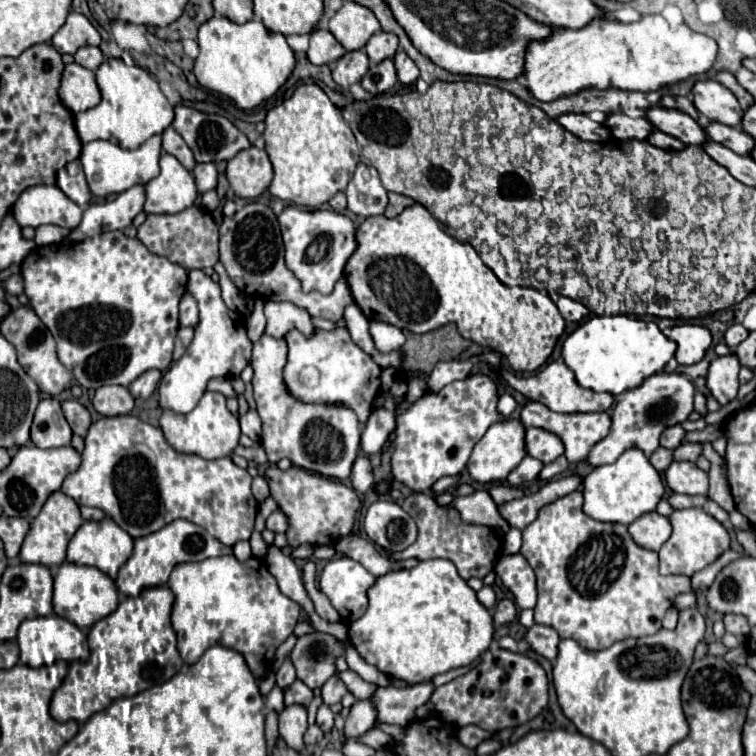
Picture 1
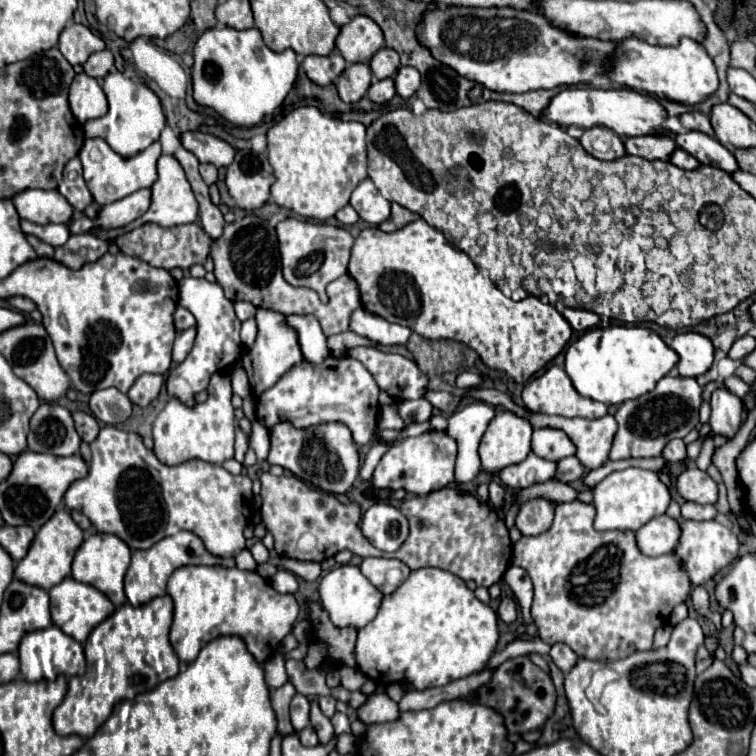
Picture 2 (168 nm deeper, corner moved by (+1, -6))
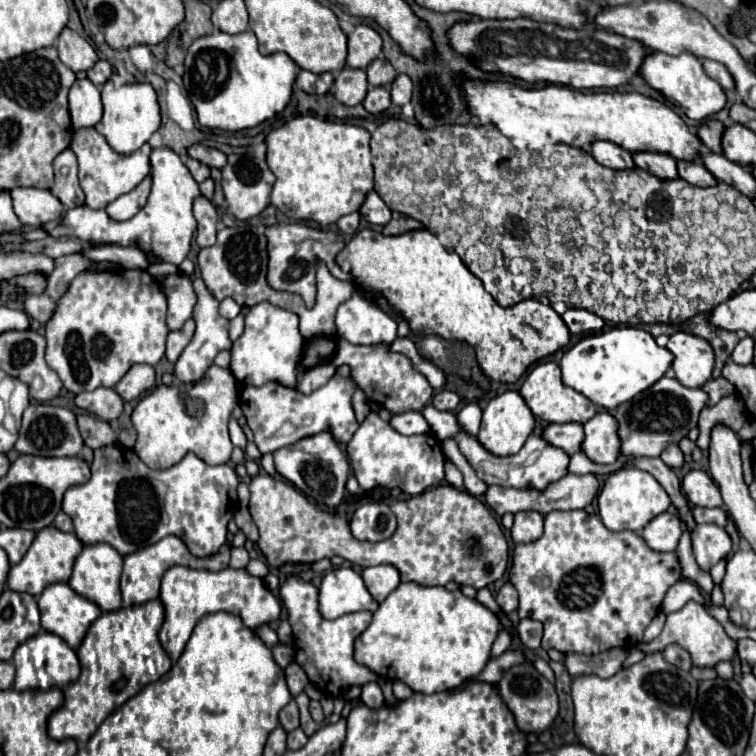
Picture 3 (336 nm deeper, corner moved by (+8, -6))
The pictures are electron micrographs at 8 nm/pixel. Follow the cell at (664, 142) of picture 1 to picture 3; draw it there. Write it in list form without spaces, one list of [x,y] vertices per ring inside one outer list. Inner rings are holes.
[[[696,162],[696,164],[678,164],[678,174],[680,174],[680,178],[684,178],[690,184],[700,186],[700,188],[708,188],[708,186],[718,184],[718,180],[700,162]]]

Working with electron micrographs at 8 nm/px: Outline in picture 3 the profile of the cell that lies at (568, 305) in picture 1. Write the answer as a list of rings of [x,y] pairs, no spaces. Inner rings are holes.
[[[568,308],[562,314],[562,320],[570,328],[572,334],[590,334],[590,332],[600,332],[604,326],[604,320],[588,310],[580,308]]]

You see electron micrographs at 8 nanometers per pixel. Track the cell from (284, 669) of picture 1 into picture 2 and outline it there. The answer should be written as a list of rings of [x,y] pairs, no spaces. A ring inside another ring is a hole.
[[[285,682],[281,688],[271,690],[271,704],[273,704],[275,716],[277,716],[277,724],[279,724],[277,730],[281,736],[295,732],[289,722],[289,704],[291,704],[293,696],[295,696],[295,688],[291,682]]]

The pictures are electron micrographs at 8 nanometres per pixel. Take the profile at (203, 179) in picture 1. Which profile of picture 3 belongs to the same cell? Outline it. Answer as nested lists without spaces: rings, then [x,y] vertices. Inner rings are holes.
[[[188,158],[188,160],[186,160],[186,166],[188,166],[190,174],[194,176],[194,180],[196,180],[198,184],[204,182],[206,178],[210,178],[210,168],[208,168],[206,164],[202,164],[202,162],[198,162],[198,160],[194,160],[194,158]]]

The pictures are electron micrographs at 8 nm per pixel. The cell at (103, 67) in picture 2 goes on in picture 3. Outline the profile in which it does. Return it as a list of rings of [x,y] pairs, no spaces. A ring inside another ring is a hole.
[[[98,60],[98,62],[94,64],[94,68],[88,70],[86,74],[88,74],[88,78],[92,80],[92,84],[102,86],[104,82],[110,80],[110,76],[112,76],[112,66],[110,66],[106,60]]]

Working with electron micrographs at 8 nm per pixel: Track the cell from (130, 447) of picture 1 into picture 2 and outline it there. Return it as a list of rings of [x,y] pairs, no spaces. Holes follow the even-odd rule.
[[[103,426],[99,436],[91,442],[91,464],[89,474],[81,480],[75,480],[65,492],[65,506],[69,510],[83,512],[97,532],[109,532],[119,536],[131,550],[151,548],[165,536],[171,536],[179,530],[195,532],[207,544],[207,550],[215,556],[231,558],[245,550],[243,528],[249,524],[253,514],[253,492],[251,480],[245,474],[233,476],[217,464],[207,464],[203,460],[189,460],[179,466],[167,466],[159,462],[153,450],[145,448],[143,438],[135,432],[125,432],[117,426]]]

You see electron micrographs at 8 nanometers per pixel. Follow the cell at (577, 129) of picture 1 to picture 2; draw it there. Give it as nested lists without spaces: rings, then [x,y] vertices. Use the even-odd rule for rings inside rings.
[[[589,128],[583,130],[579,142],[591,156],[599,160],[615,160],[625,154],[625,150],[617,150],[617,152],[613,150],[615,138],[617,138],[615,132],[607,132],[607,128]]]

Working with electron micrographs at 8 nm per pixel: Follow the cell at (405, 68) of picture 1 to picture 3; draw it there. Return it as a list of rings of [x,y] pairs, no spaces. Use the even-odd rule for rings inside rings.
[[[404,74],[396,76],[396,80],[390,86],[390,94],[392,94],[392,104],[396,106],[408,104],[412,98],[412,80],[408,80],[408,76]]]

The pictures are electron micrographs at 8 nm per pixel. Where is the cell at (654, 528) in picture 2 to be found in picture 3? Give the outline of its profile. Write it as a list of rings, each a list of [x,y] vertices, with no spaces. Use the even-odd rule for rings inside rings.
[[[662,512],[656,520],[650,520],[644,530],[642,538],[654,552],[674,552],[678,540],[682,536],[680,518],[670,512]]]

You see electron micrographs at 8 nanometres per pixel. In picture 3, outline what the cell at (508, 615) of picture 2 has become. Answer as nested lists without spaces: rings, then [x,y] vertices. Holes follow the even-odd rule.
[[[504,584],[498,594],[496,594],[496,602],[500,604],[500,608],[508,614],[514,612],[518,608],[518,596],[516,596],[516,588],[512,588],[512,584]]]

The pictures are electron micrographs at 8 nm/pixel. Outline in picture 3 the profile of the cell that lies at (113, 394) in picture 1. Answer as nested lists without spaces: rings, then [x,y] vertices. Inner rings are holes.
[[[96,388],[76,396],[76,406],[110,422],[122,414],[122,398],[112,388]]]

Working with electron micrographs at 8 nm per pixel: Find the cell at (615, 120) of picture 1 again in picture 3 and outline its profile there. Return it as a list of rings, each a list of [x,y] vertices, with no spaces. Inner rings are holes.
[[[636,152],[634,164],[664,182],[678,178],[676,160],[672,160],[672,156],[656,156],[652,152]]]

